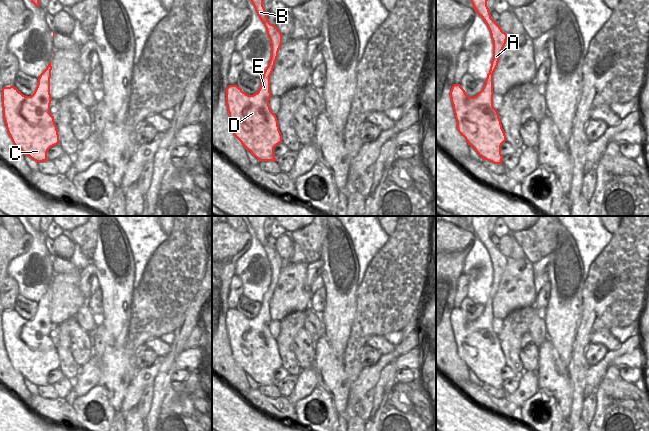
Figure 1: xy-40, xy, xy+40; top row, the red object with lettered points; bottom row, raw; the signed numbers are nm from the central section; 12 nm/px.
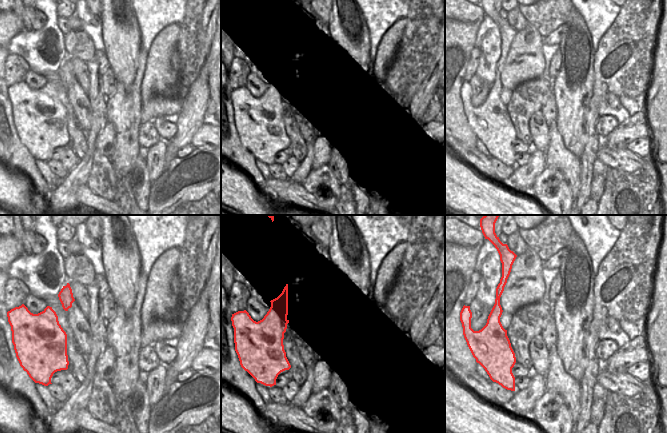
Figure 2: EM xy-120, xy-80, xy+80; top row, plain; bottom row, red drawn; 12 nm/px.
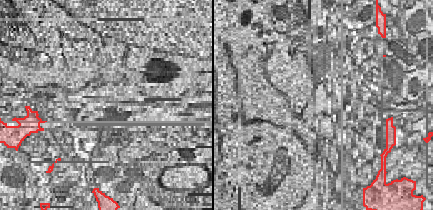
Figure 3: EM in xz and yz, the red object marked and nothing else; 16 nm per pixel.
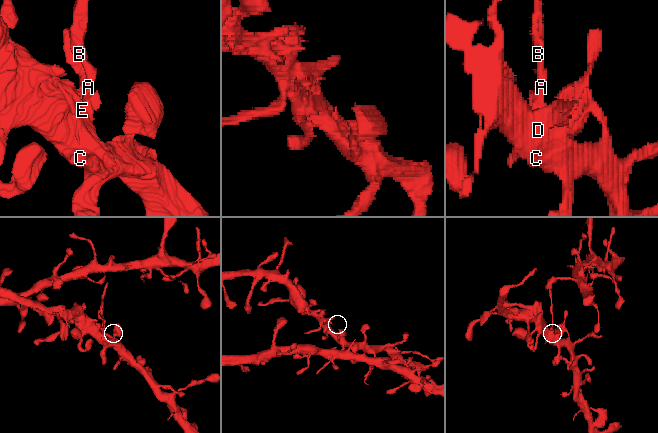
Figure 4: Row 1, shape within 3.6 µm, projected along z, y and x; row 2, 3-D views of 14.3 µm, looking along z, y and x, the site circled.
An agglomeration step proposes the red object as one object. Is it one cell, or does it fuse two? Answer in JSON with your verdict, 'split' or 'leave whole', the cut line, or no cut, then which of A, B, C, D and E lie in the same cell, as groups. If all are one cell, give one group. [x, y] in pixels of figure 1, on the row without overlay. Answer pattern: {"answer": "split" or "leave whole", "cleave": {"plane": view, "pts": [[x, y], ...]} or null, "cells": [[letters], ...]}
{"answer": "split", "cleave": {"plane": "xy", "pts": [[273, 289], [270, 288], [266, 293]]}, "cells": [["A", "B"], ["C", "D", "E"]]}

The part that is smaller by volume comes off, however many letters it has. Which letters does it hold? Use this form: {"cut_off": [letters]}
{"cut_off": ["A", "B"]}

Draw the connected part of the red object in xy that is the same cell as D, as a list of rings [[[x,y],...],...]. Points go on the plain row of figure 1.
[[[272,288],[268,289],[260,312],[253,319],[246,318],[237,309],[226,312],[226,329],[233,359],[259,385],[277,385],[274,372],[282,367],[277,341],[269,330],[273,293]]]

